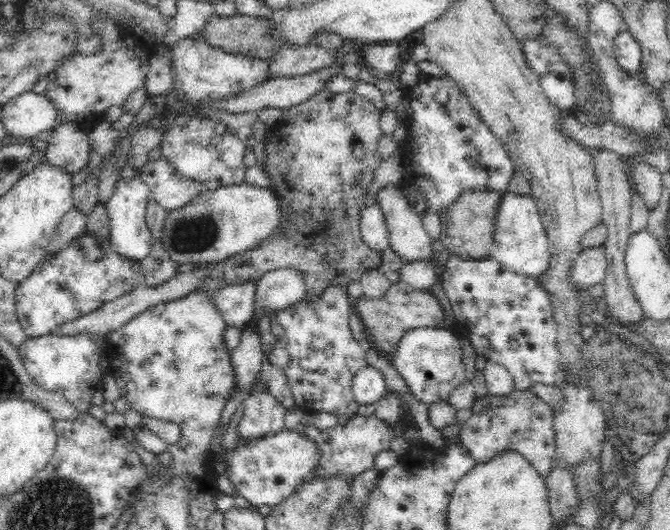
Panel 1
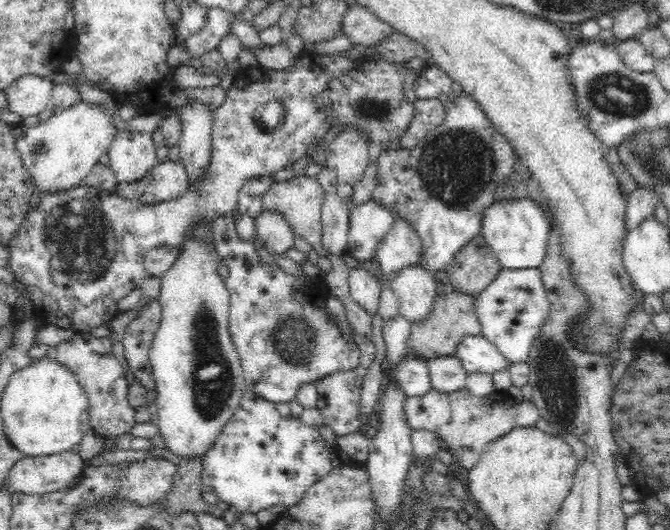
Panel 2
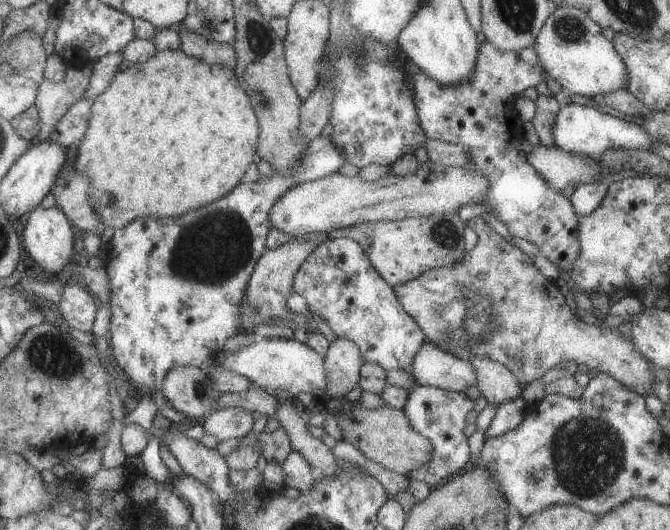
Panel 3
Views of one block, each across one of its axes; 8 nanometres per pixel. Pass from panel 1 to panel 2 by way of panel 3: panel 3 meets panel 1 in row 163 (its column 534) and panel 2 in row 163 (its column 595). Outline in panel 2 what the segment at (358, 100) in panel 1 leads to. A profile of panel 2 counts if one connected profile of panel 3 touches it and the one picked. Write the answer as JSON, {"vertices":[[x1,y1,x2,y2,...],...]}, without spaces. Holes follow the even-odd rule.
{"vertices":[[343,130,336,140,325,148,326,167,336,173,337,180,358,184,370,164,369,143,362,141,358,133]]}

